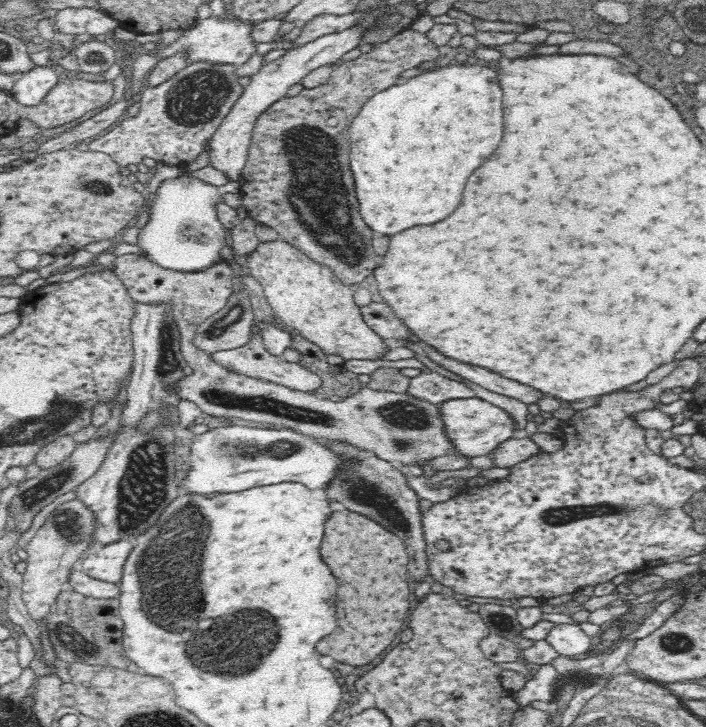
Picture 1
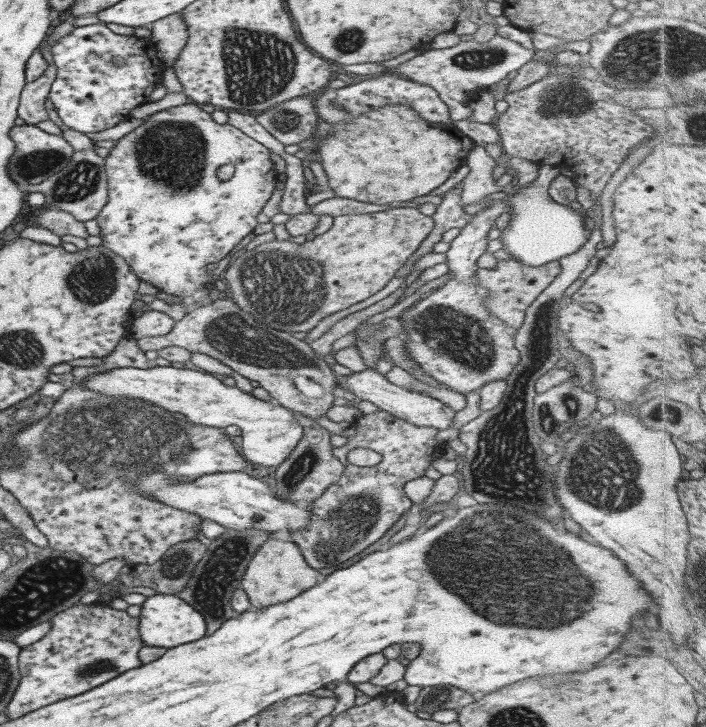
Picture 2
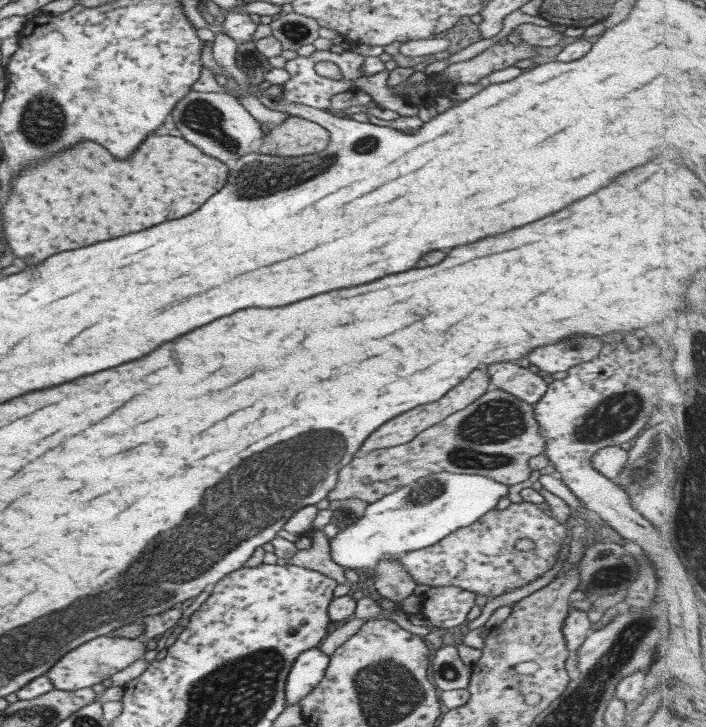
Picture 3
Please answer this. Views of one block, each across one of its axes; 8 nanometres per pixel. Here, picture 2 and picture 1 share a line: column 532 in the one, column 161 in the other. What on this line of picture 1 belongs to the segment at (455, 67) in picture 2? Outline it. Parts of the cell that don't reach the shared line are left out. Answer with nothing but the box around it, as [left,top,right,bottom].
[159,15,256,67]

